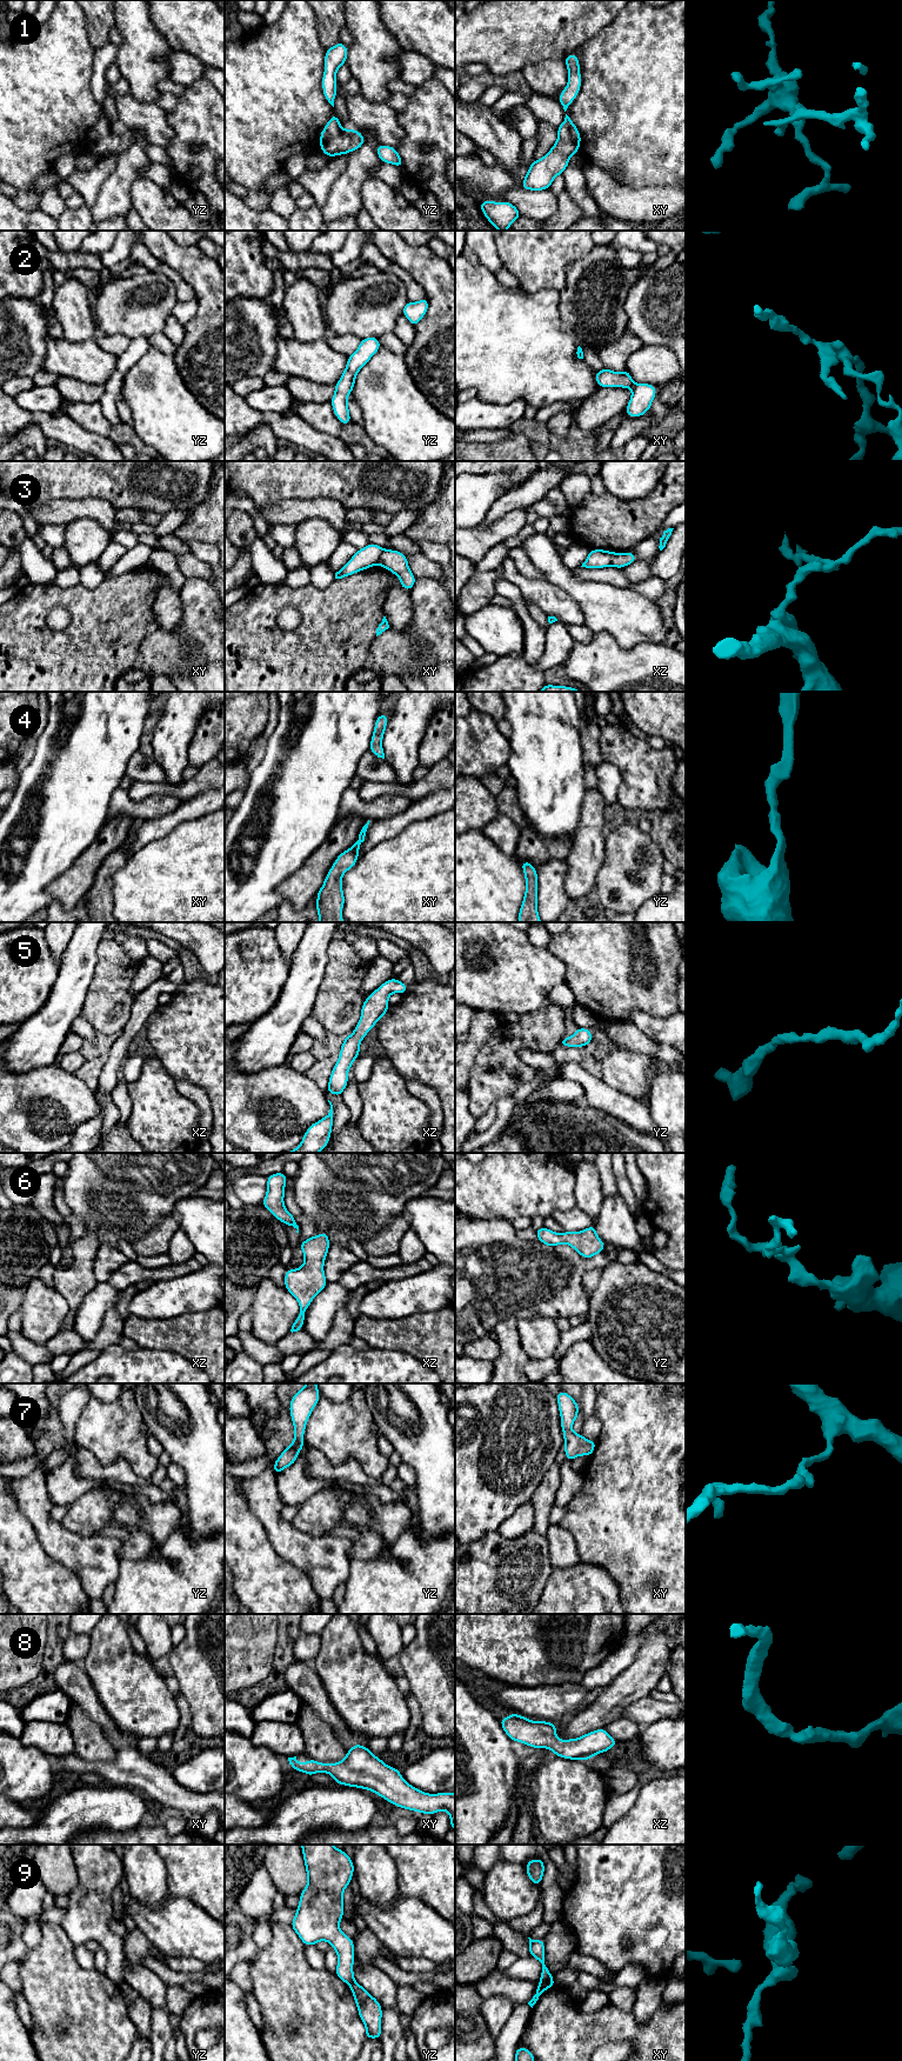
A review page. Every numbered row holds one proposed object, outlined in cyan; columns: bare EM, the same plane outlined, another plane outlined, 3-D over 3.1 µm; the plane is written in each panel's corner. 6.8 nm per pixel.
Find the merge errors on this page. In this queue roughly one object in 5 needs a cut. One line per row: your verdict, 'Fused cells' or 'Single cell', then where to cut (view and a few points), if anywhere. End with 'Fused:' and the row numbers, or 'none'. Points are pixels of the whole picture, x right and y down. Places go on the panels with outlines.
1: Single cell. No split
2: Single cell. No split
3: Fused cells. Split along xy (385, 549), (378, 564)
4: Single cell. No split
5: Single cell. No split
6: Single cell. No split
7: Single cell. No split
8: Single cell. No split
9: Fused cells. Split along xy (552, 1980), (540, 1982)
Fused: 3, 9

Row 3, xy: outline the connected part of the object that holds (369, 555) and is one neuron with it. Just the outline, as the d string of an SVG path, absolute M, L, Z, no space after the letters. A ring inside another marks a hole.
M369 542L366 547L358 549L350 560L335 573L335 579L342 579L379 565L383 551L379 545Z

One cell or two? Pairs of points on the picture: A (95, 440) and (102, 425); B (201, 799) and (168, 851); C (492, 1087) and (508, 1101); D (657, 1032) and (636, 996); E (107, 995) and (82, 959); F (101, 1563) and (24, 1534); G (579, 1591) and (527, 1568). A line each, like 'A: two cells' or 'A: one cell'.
A: two cells
B: two cells
C: two cells
D: two cells
E: two cells
F: two cells
G: two cells

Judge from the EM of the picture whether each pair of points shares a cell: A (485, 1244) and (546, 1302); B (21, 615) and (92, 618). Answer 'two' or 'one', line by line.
A: one
B: one

